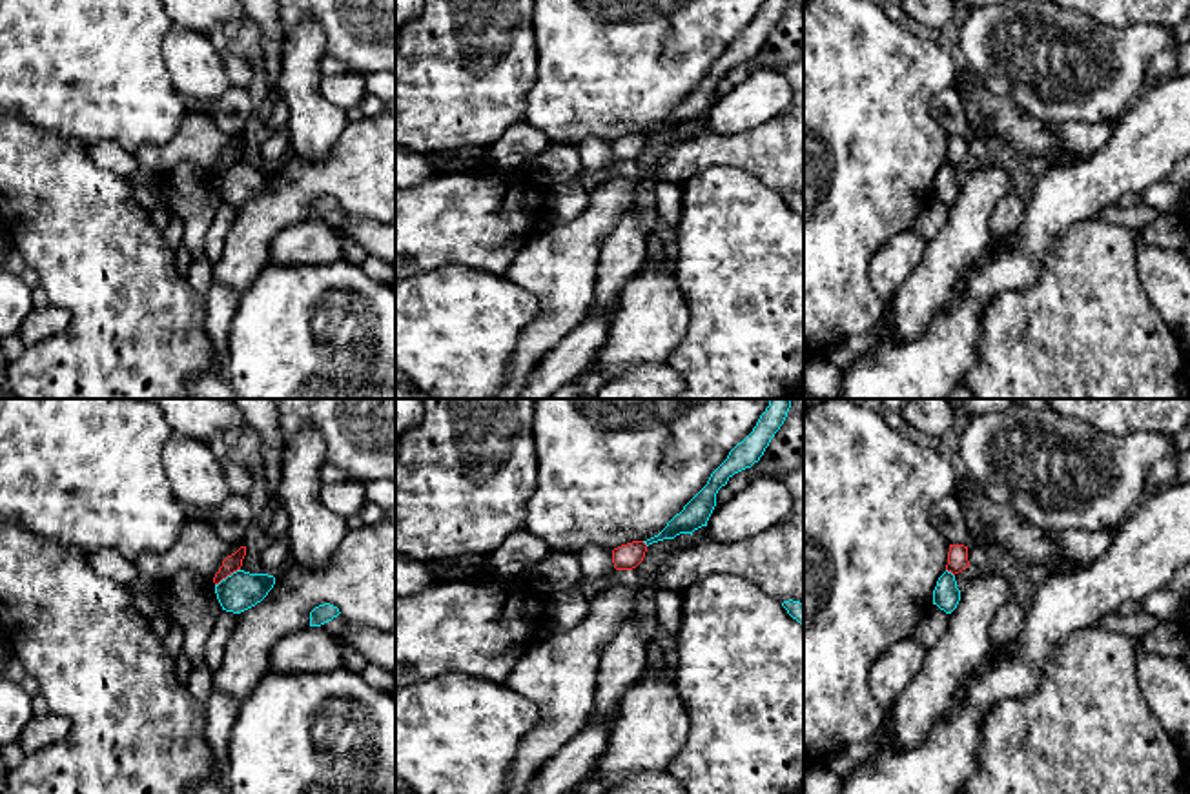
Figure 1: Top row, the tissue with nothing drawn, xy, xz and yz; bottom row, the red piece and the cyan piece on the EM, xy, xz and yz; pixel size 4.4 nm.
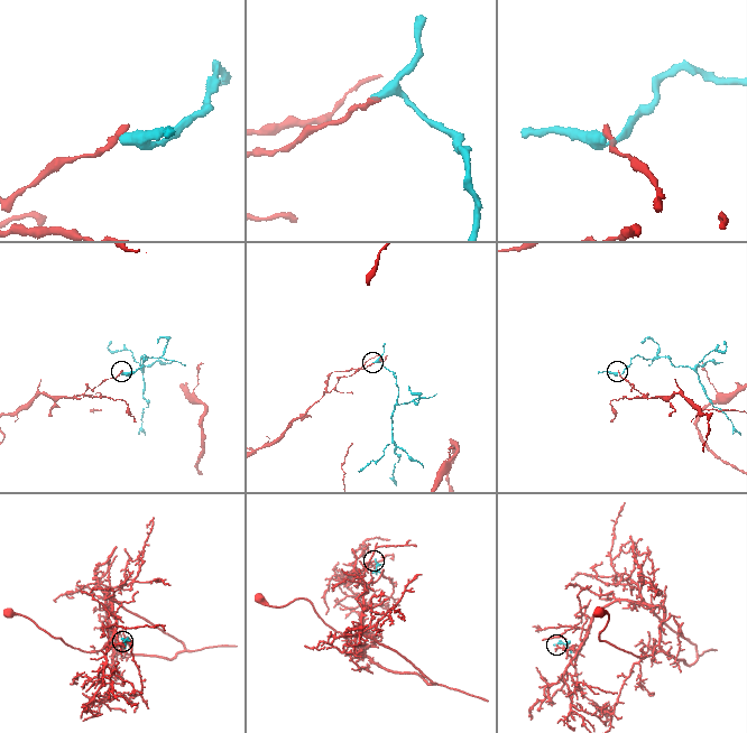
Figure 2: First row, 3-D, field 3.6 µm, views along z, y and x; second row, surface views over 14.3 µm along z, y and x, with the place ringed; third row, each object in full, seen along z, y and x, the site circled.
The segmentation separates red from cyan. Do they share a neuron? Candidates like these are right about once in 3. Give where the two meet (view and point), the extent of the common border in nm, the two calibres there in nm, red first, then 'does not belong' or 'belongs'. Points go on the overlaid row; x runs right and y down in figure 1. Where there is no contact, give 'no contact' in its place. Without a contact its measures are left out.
xy (226, 576) | 130 nm | 80/170 nm | does not belong

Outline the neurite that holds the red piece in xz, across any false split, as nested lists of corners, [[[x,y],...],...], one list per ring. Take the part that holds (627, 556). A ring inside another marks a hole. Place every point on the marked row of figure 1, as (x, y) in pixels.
[[[632,541],[612,550],[612,563],[616,570],[632,570],[636,568],[647,552],[643,541]]]

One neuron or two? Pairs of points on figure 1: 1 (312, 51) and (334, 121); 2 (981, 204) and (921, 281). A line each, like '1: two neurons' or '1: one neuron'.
1: one neuron
2: one neuron

